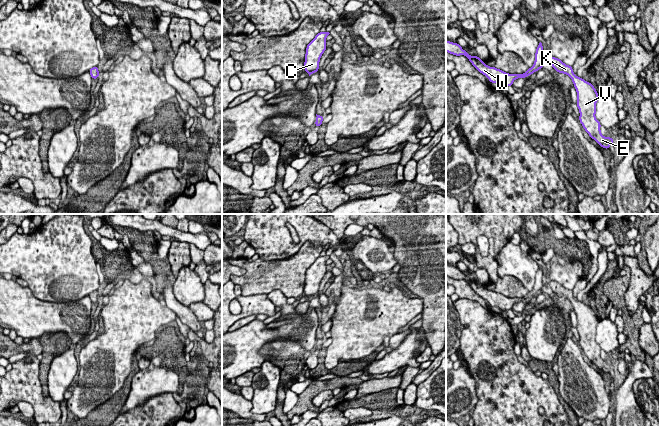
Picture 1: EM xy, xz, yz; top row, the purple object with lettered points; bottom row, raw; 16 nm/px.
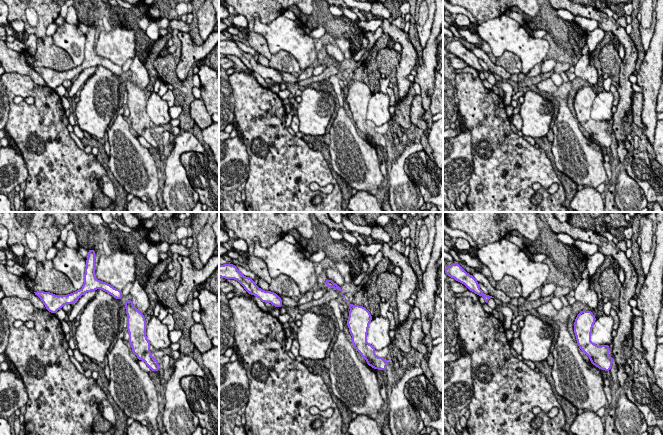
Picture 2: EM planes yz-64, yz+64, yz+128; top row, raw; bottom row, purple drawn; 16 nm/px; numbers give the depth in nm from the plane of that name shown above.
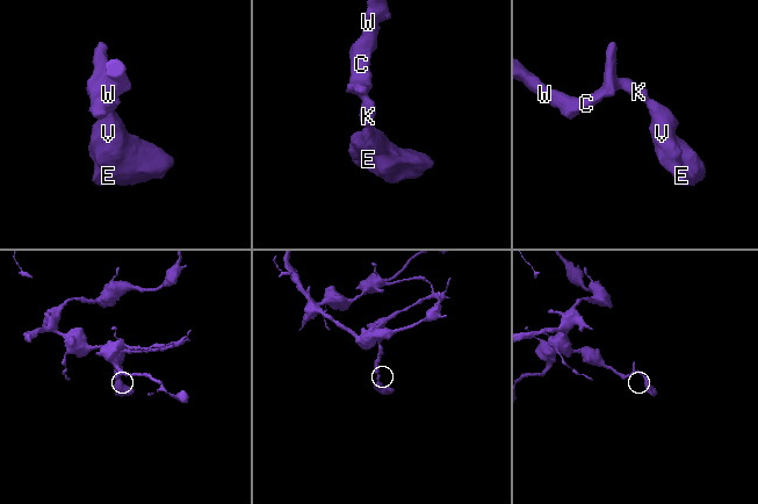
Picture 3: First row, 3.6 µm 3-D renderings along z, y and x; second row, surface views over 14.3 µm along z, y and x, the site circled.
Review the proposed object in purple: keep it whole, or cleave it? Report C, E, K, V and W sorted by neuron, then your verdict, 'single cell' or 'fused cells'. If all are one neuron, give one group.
C E K V W; single cell

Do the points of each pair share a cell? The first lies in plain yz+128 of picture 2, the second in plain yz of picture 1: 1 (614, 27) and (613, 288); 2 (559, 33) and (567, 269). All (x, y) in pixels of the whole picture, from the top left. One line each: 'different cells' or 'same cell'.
1: different cells
2: different cells

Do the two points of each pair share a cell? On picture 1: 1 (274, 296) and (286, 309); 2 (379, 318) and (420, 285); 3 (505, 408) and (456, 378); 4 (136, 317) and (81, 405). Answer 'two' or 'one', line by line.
1: one
2: two
3: two
4: one

